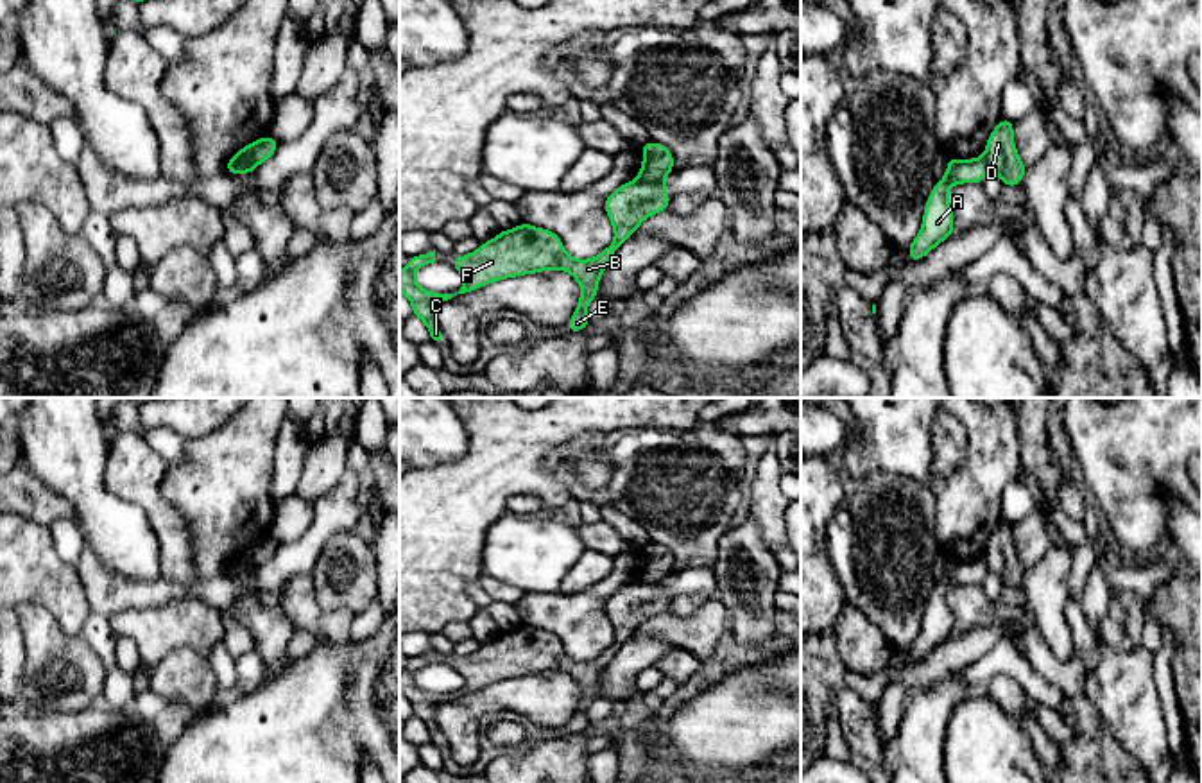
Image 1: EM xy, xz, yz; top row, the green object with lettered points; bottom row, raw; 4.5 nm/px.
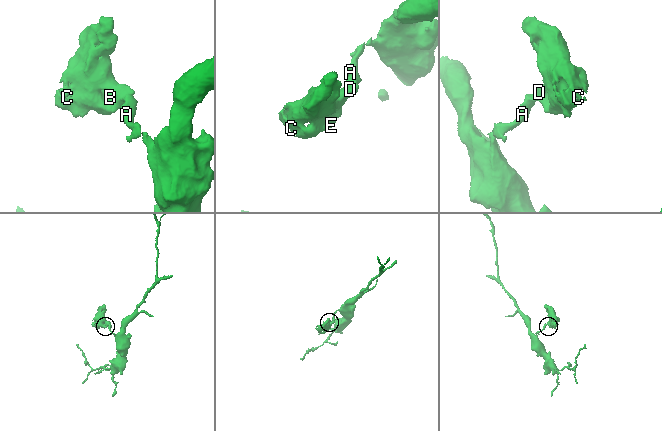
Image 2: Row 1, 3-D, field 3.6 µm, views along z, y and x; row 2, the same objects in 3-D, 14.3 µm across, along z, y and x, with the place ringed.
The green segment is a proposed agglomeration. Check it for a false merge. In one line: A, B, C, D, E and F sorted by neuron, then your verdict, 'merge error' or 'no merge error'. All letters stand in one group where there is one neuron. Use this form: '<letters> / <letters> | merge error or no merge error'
A / B C D E F | merge error

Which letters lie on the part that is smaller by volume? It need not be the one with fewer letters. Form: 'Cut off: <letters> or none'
Cut off: B, C, D, E, F

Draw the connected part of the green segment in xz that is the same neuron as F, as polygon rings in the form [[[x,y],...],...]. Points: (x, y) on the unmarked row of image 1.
[[[634,581],[616,589],[604,607],[614,629],[614,641],[595,659],[575,661],[564,652],[559,636],[521,624],[516,631],[502,631],[496,640],[484,643],[475,654],[459,656],[450,665],[464,677],[464,686],[457,695],[473,693],[503,679],[562,670],[582,690],[575,715],[568,722],[568,733],[582,733],[591,724],[586,710],[598,697],[597,684],[614,652],[647,618],[668,611],[670,597],[665,591],[665,581]]]

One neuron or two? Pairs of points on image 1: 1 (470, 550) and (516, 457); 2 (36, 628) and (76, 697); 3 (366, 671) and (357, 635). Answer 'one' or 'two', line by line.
1: one
2: one
3: two

